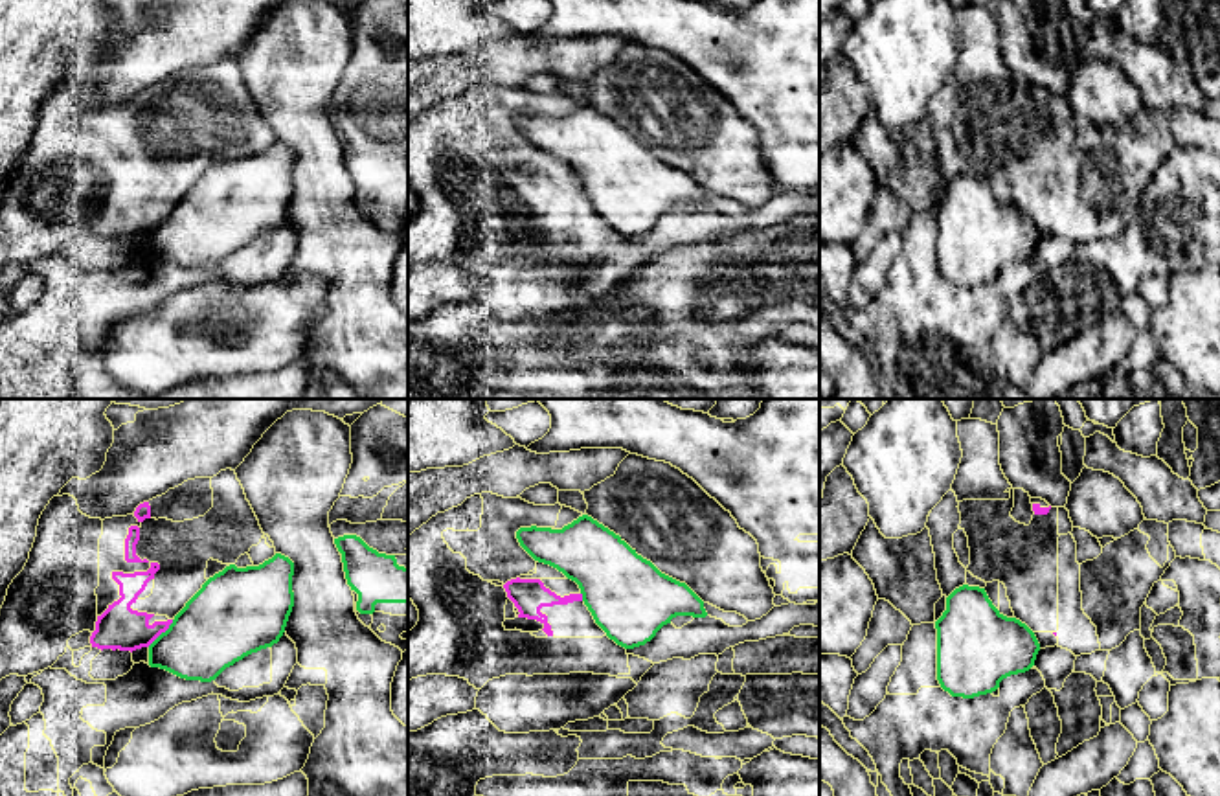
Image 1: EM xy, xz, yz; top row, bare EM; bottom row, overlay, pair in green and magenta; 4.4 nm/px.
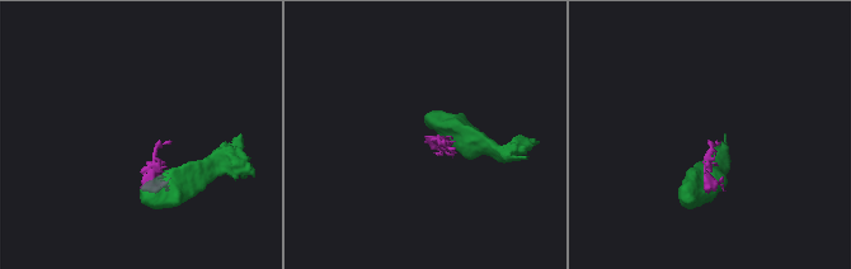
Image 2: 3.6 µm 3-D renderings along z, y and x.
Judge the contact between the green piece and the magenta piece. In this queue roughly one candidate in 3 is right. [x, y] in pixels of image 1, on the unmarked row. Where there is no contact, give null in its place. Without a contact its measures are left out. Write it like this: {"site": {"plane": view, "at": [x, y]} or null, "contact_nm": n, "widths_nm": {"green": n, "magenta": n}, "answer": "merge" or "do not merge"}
{"site": {"plane": "xy", "at": [162, 221]}, "contact_nm": 170, "widths_nm": {"green": 340, "magenta": 190}, "answer": "do not merge"}

